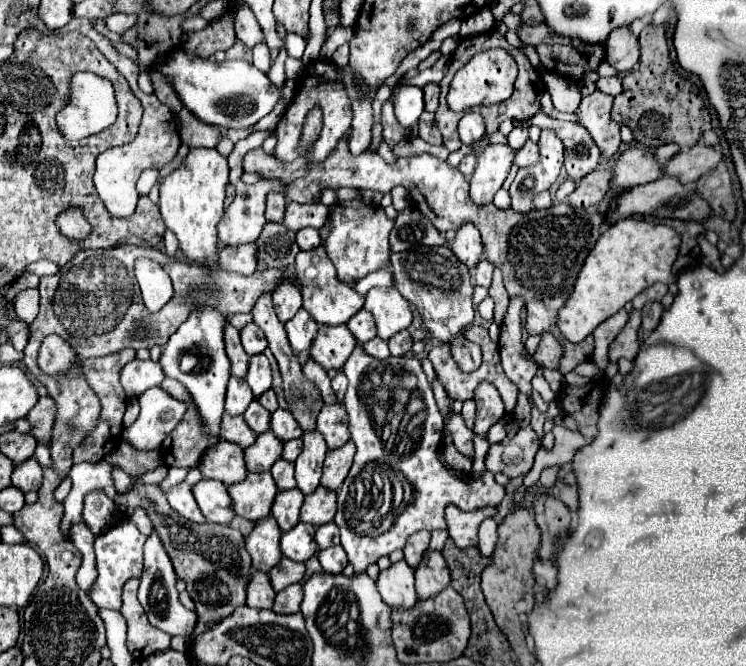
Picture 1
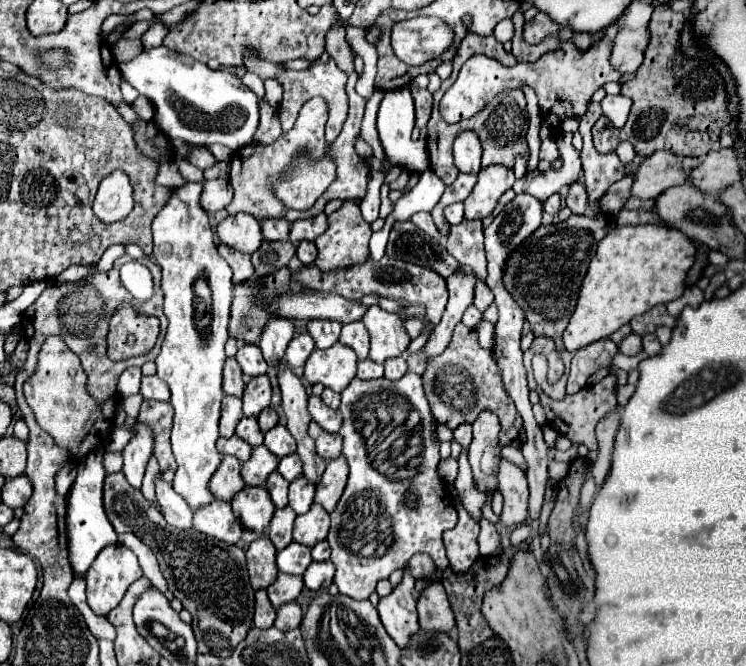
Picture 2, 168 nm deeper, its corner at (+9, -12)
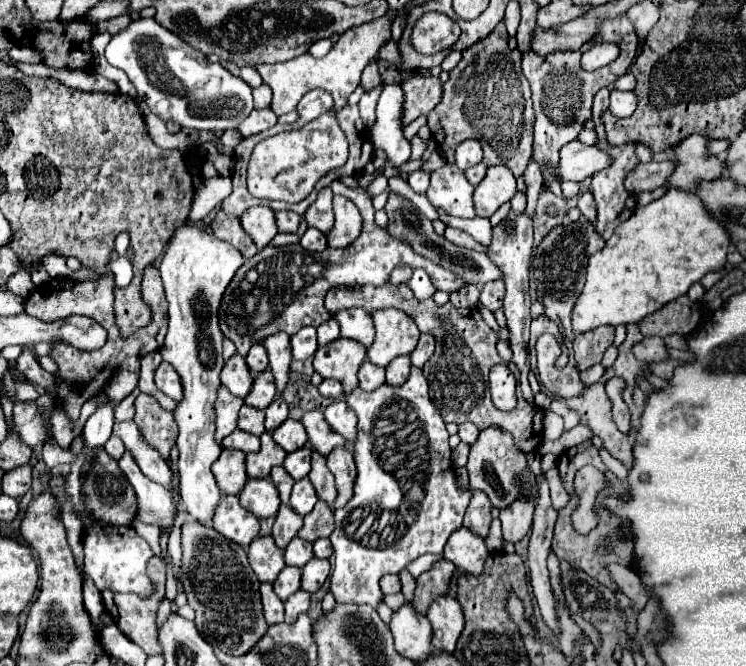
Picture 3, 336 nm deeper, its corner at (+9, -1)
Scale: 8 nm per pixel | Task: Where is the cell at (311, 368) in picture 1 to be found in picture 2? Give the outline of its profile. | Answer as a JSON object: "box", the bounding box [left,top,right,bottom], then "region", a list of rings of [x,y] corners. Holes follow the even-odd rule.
{"box":[309,395,343,433],"region":[[[311,395],[309,397],[309,413],[313,417],[313,421],[319,423],[319,427],[323,427],[329,433],[339,433],[341,425],[343,425],[343,417],[339,411],[327,407],[319,397]]]}

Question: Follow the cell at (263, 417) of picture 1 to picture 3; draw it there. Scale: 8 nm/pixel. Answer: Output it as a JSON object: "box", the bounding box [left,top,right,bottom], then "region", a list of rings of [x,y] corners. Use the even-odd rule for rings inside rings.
{"box":[239,404,265,436],"region":[[[243,404],[243,408],[239,410],[239,428],[249,432],[249,434],[261,436],[265,432],[263,420],[265,420],[265,412],[263,410],[257,410],[257,408],[247,406],[247,404]]]}

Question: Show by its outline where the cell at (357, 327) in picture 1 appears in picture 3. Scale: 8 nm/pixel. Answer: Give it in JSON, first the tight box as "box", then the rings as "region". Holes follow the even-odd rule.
{"box":[335,310,375,346],"region":[[[341,310],[335,314],[339,326],[341,326],[341,336],[343,338],[353,338],[357,342],[361,342],[363,346],[371,346],[373,338],[375,338],[375,328],[373,328],[373,320],[371,314],[365,310]]]}

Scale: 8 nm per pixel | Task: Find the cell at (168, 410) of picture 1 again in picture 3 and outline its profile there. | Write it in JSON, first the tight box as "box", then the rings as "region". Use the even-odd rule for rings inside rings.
{"box":[119,452,175,526],"region":[[[131,452],[123,454],[123,458],[119,460],[119,468],[125,472],[127,480],[135,488],[137,502],[139,502],[137,518],[143,522],[149,522],[149,524],[157,524],[157,526],[173,526],[175,506],[171,502],[171,494],[167,494],[167,490],[163,490],[163,486],[151,482],[139,470]]]}

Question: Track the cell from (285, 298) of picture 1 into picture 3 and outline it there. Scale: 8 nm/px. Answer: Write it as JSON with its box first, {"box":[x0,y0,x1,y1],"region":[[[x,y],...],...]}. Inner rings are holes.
{"box":[263,332,291,394],"region":[[[277,332],[271,334],[263,340],[263,346],[269,354],[269,366],[275,376],[277,392],[281,394],[285,384],[287,384],[287,374],[289,374],[289,364],[291,364],[291,344],[289,344],[289,334]]]}

